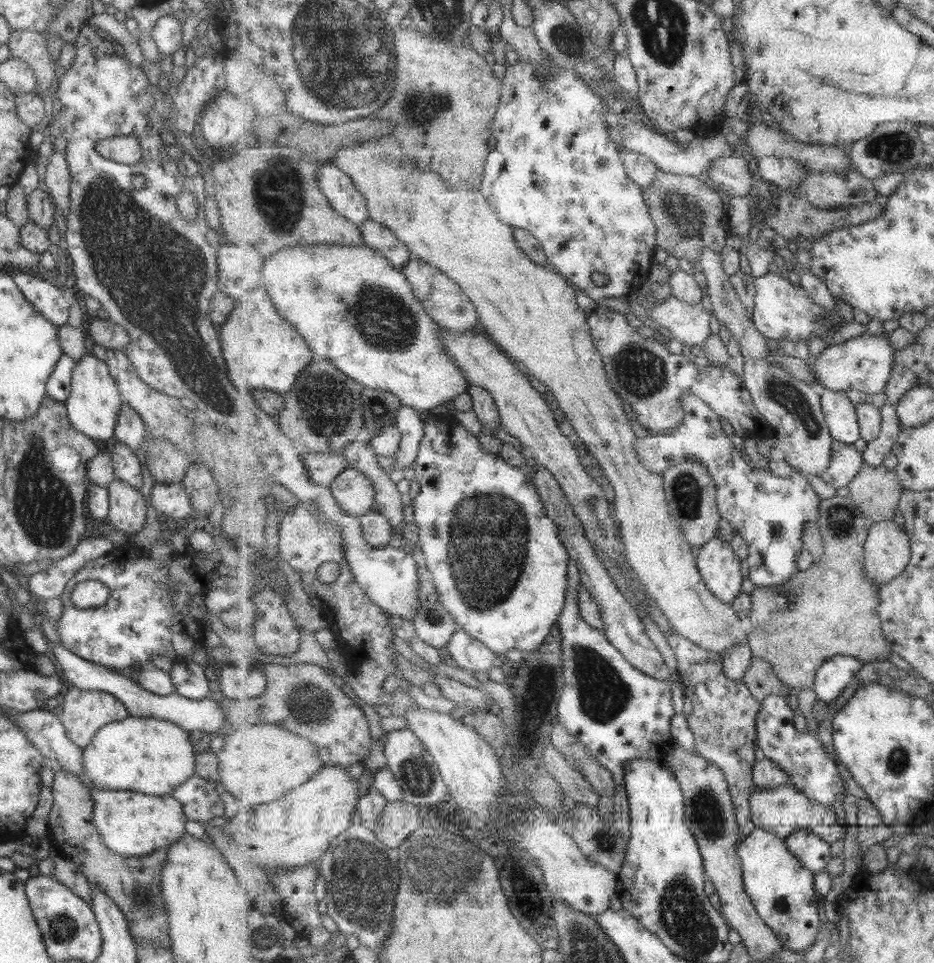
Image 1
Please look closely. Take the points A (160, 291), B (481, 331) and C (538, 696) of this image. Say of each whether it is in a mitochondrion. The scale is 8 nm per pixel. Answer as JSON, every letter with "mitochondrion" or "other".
{"A":"mitochondrion","B":"other","C":"other"}

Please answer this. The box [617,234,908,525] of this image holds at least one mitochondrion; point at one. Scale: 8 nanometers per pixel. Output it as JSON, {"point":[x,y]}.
{"point":[791,399]}

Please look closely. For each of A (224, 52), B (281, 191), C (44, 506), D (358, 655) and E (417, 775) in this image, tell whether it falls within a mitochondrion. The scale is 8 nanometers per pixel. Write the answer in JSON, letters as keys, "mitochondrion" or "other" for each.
{"A":"other","B":"mitochondrion","C":"mitochondrion","D":"other","E":"mitochondrion"}

